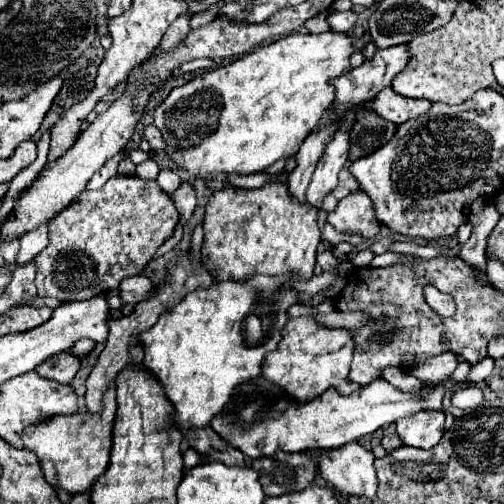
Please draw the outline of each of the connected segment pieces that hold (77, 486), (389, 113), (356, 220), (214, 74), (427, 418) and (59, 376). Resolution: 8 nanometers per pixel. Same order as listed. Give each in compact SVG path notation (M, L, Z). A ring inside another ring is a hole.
M110 382L106 394L102 396L102 410L98 414L52 416L46 422L26 426L22 432L22 442L28 450L32 450L38 456L46 482L50 482L52 486L62 486L70 494L78 492L86 494L94 480L102 476L108 466L114 416L116 416L116 384Z
M392 88L382 90L374 100L364 102L362 108L376 112L378 116L382 116L388 122L394 124L402 124L410 118L418 118L422 116L428 108L432 106L430 100L414 100L414 98L406 98L396 94Z
M358 190L356 194L346 196L332 214L328 222L344 234L360 234L362 238L374 238L380 232L380 222L374 214L374 204L366 192Z
M324 32L324 34L290 34L286 38L280 38L268 46L260 46L258 50L246 54L244 58L222 66L222 68L212 68L206 72L196 74L190 82L174 88L168 98L156 108L154 112L154 124L156 128L162 132L162 136L166 138L166 154L178 162L190 176L198 176L198 174L212 174L212 172L238 172L238 174L252 174L252 172L262 172L266 166L274 164L280 158L288 158L294 156L298 152L298 148L302 146L306 134L310 134L310 130L316 126L318 118L324 114L324 110L334 102L334 86L330 84L334 78L344 76L346 72L352 70L350 66L350 56L354 52L352 46L352 36L346 32Z
M422 410L410 418L396 422L396 434L402 446L428 450L436 446L444 432L445 414L436 410Z
M62 352L62 354L56 354L54 358L48 358L46 362L42 362L42 366L38 366L36 372L42 378L48 378L48 380L54 380L60 384L70 384L72 378L76 376L78 368L80 368L80 360L70 352Z

